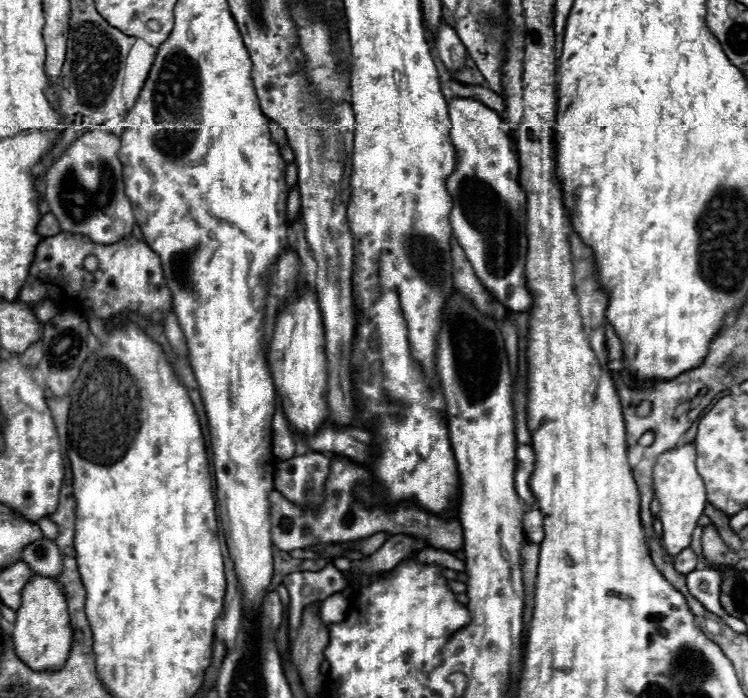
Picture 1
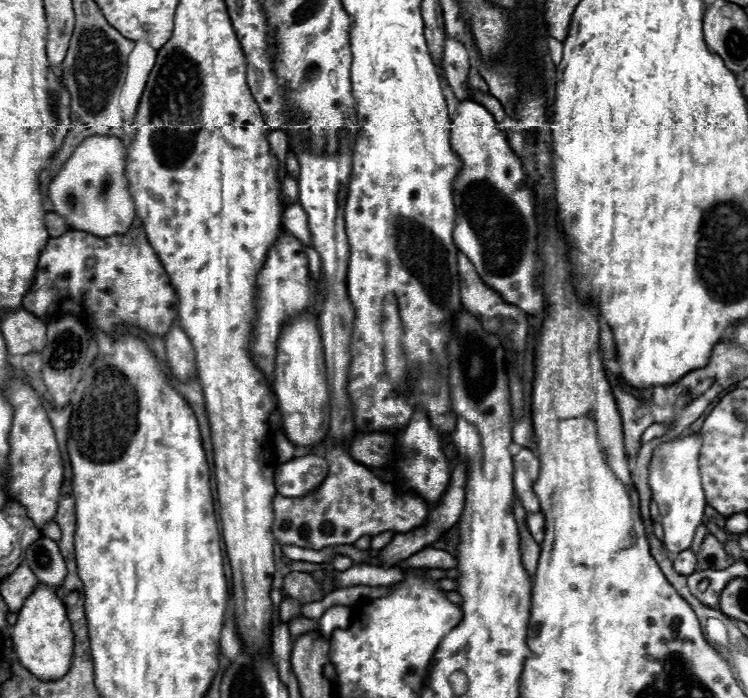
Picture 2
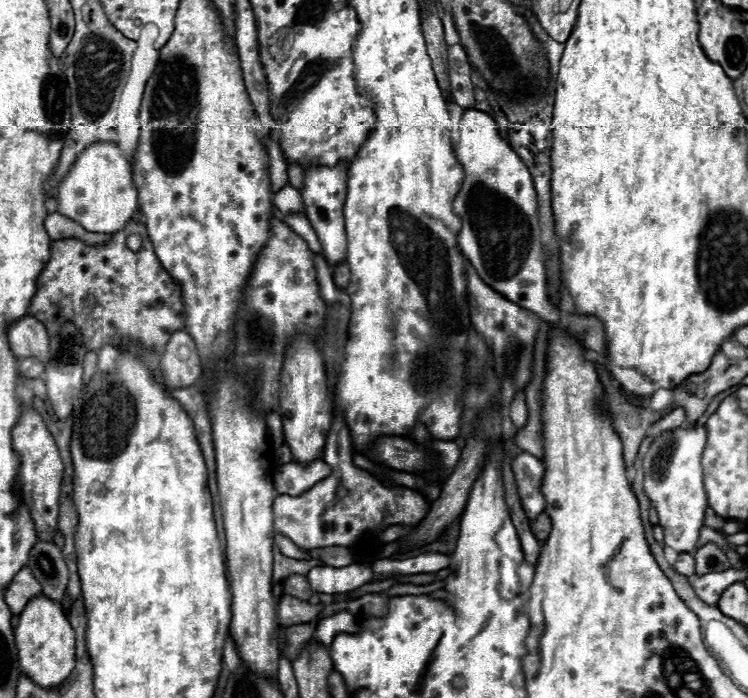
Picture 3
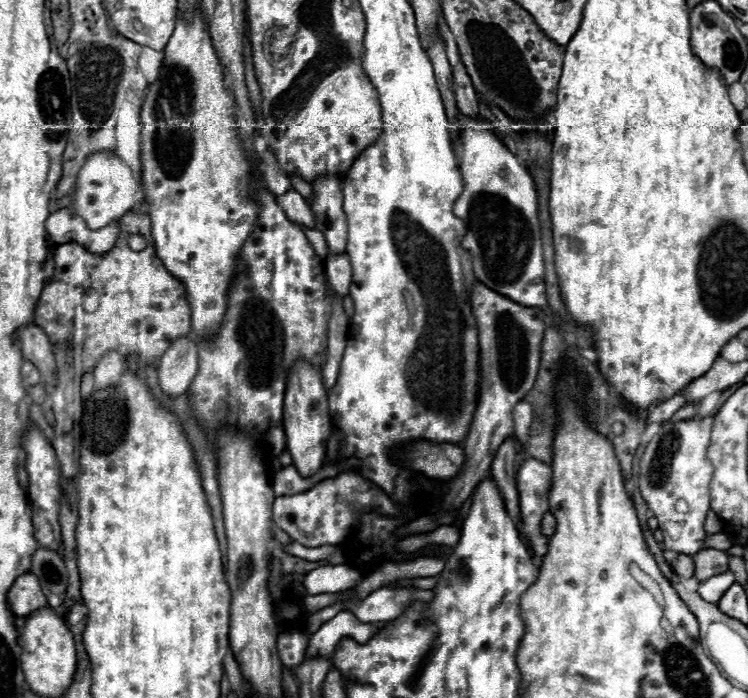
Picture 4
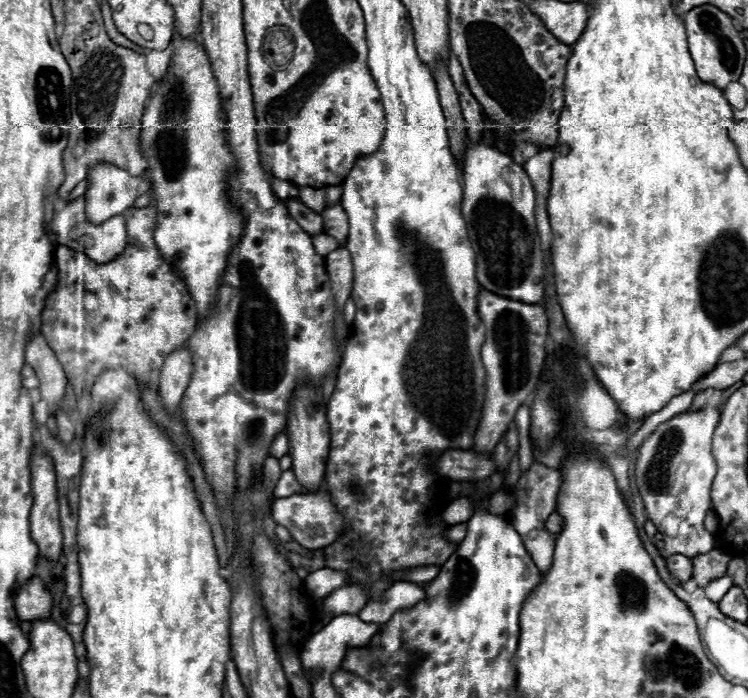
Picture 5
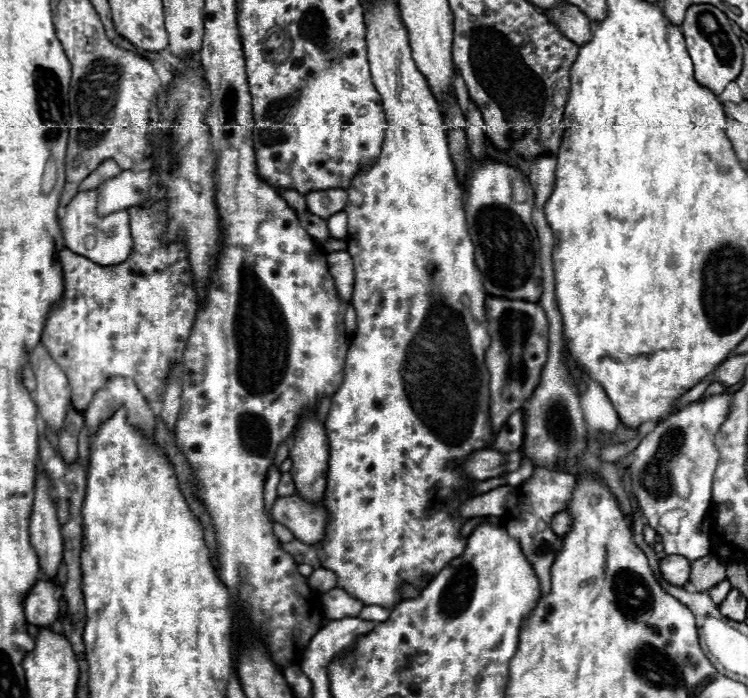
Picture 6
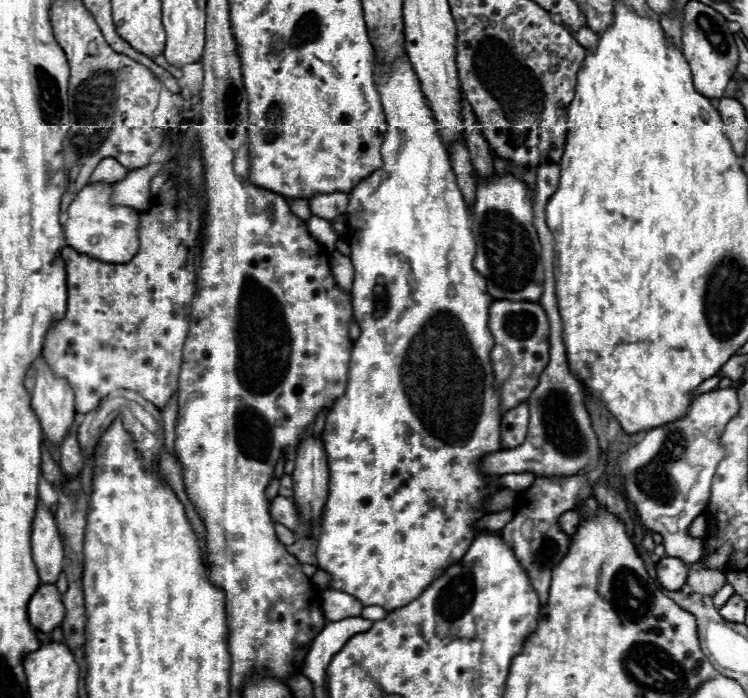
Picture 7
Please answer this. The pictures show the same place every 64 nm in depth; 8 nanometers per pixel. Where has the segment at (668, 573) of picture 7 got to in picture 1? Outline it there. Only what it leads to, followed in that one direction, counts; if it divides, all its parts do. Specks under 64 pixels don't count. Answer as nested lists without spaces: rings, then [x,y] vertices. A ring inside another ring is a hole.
[[[690,548],[682,550],[682,552],[674,558],[674,568],[676,568],[680,574],[688,574],[688,572],[696,570],[696,564],[698,564],[696,554],[694,554]]]

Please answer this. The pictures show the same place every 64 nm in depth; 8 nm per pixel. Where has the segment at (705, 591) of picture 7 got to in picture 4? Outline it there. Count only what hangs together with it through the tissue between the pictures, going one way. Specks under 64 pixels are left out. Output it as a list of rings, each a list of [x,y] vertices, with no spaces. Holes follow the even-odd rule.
[[[706,548],[706,550],[700,550],[698,554],[694,554],[692,558],[696,564],[694,578],[698,578],[700,582],[704,582],[716,574],[728,572],[728,554],[722,550]]]

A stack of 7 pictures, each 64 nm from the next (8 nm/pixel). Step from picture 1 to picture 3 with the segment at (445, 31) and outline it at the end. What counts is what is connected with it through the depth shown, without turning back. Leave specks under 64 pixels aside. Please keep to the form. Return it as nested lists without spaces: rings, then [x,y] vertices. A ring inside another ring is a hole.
[[[456,44],[448,50],[448,62],[450,62],[450,66],[448,66],[450,90],[452,90],[454,102],[464,110],[474,108],[476,100],[474,100],[474,86],[472,86],[472,80],[470,80],[472,70],[468,66],[464,48],[460,44]]]

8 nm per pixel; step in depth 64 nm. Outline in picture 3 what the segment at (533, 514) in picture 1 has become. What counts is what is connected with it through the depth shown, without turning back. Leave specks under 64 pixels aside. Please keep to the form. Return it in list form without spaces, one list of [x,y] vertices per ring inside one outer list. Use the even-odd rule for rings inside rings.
[[[540,514],[540,516],[536,518],[536,522],[532,524],[532,532],[534,532],[534,536],[536,536],[540,542],[548,538],[550,528],[552,528],[552,524],[550,524],[550,516],[548,516],[548,514]]]

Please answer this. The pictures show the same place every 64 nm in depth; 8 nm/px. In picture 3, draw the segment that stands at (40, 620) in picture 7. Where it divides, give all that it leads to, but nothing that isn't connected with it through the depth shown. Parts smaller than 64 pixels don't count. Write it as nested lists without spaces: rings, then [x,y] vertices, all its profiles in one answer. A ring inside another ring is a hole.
[[[24,568],[24,570],[20,570],[20,572],[14,576],[14,580],[8,584],[4,598],[6,598],[6,604],[10,606],[10,610],[12,610],[14,614],[22,614],[24,608],[26,608],[26,604],[28,604],[32,598],[40,596],[40,594],[42,594],[42,588],[40,588],[38,580],[32,576],[30,568]]]

